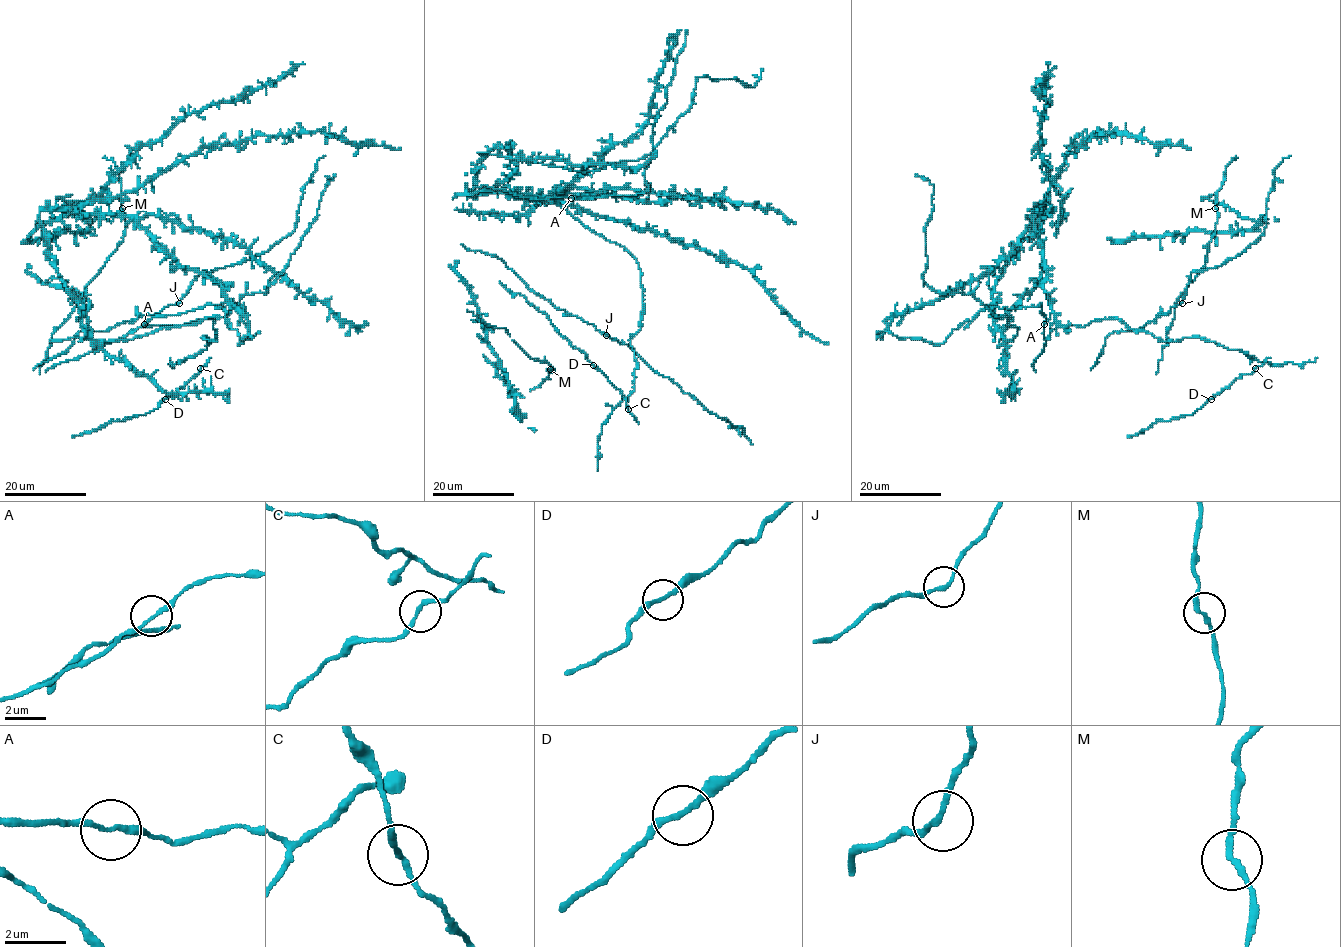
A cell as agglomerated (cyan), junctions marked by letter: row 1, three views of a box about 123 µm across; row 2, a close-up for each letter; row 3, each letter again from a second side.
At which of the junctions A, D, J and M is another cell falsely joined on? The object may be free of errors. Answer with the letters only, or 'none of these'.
none of these

